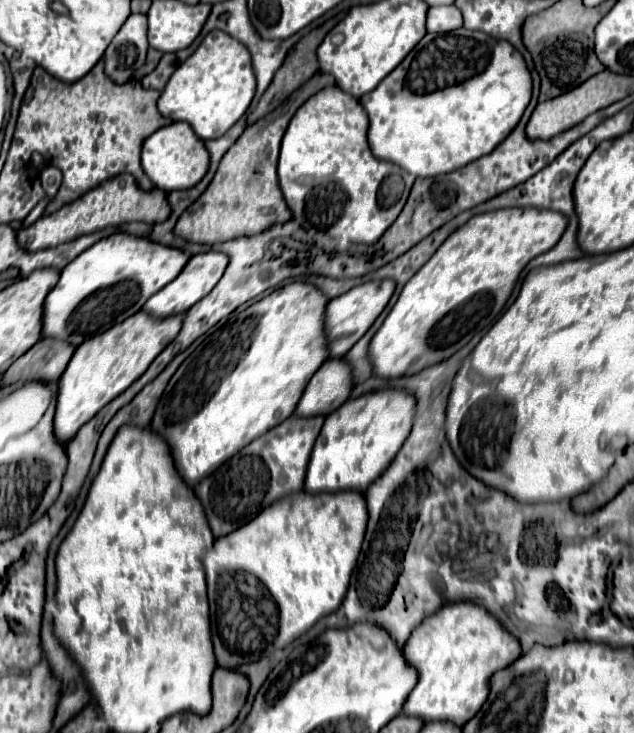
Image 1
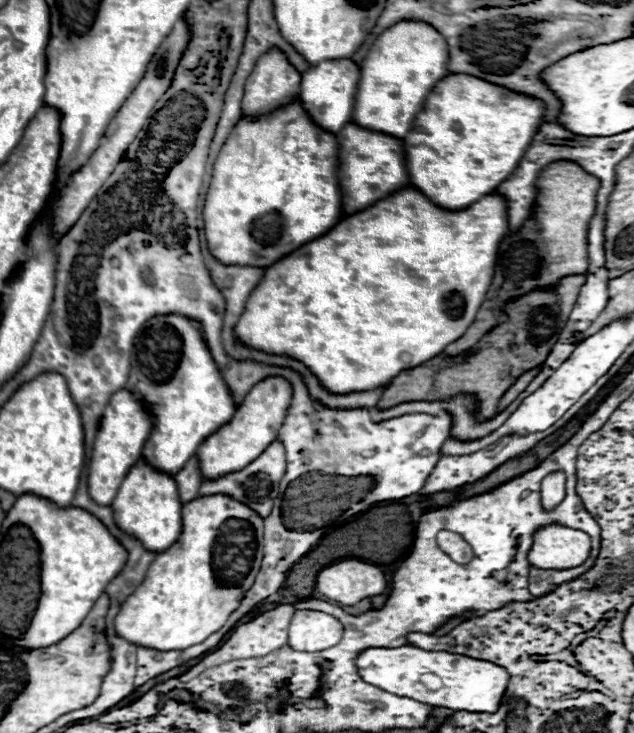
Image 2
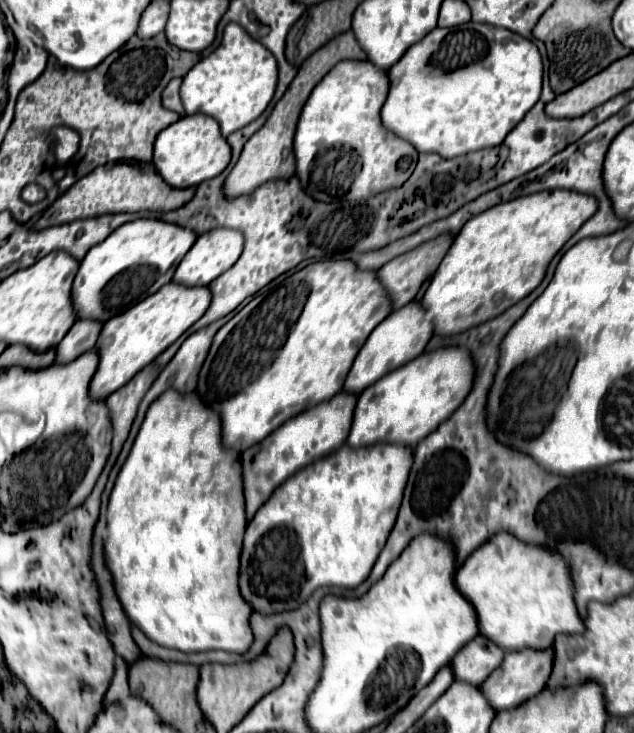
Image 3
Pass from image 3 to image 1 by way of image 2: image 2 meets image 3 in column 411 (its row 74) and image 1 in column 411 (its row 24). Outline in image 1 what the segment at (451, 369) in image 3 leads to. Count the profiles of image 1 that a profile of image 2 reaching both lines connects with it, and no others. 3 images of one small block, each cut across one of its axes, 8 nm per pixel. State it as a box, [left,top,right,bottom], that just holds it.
[304,390,416,492]

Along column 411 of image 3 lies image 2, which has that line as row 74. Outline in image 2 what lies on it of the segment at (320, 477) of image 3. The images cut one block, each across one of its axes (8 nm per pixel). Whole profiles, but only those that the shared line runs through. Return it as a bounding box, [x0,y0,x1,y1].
[404,74,544,208]

